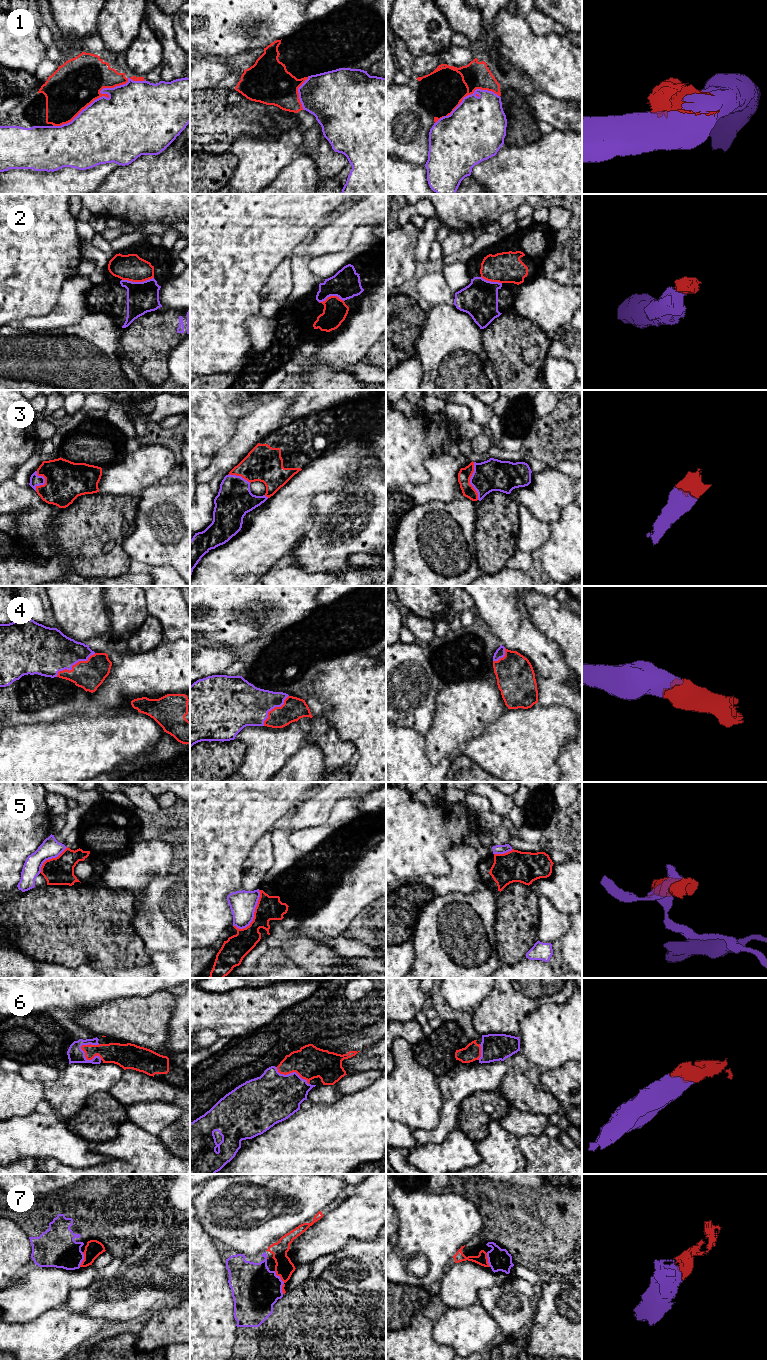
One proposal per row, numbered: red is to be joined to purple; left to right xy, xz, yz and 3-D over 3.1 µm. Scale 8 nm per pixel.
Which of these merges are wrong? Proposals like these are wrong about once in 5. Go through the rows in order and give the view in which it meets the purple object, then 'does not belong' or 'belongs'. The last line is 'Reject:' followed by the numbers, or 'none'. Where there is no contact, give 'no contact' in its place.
1: xy | does not belong
2: xy | does not belong
3: yz | belongs
4: xy | belongs
5: xz | does not belong
6: xy | belongs
7: xz | belongs
Reject: 1, 2, 5

